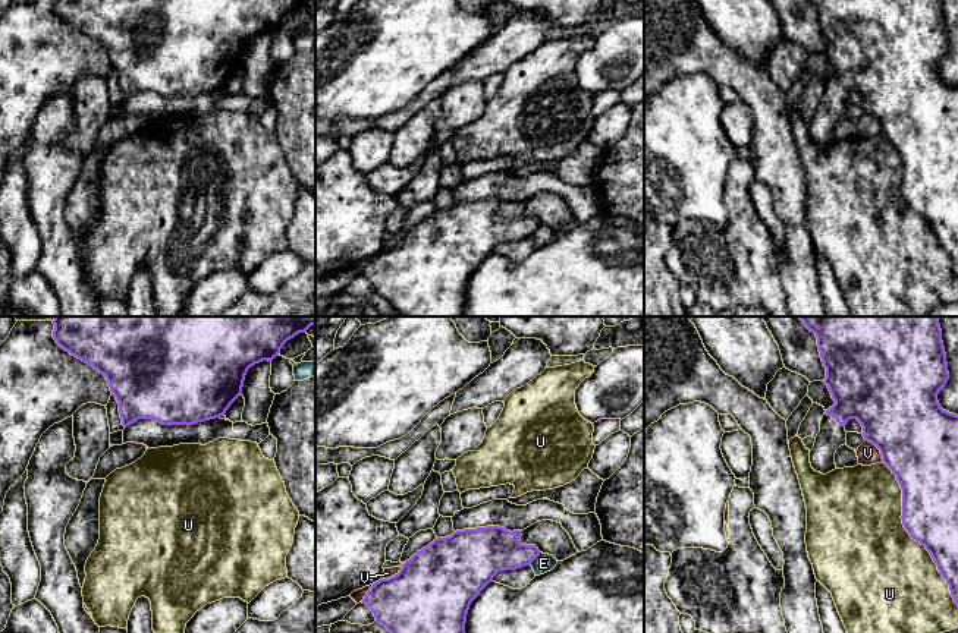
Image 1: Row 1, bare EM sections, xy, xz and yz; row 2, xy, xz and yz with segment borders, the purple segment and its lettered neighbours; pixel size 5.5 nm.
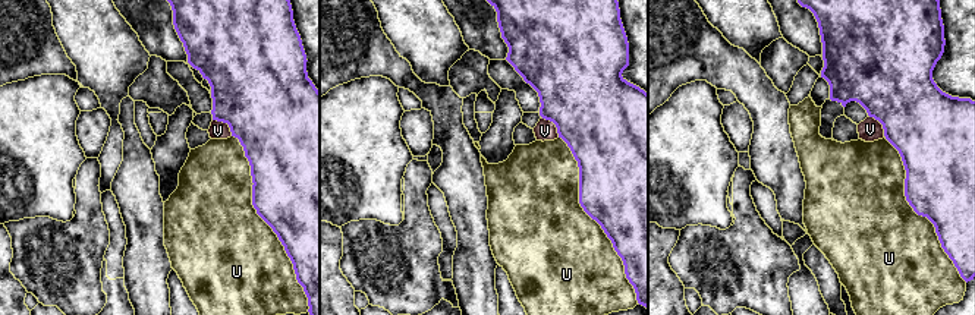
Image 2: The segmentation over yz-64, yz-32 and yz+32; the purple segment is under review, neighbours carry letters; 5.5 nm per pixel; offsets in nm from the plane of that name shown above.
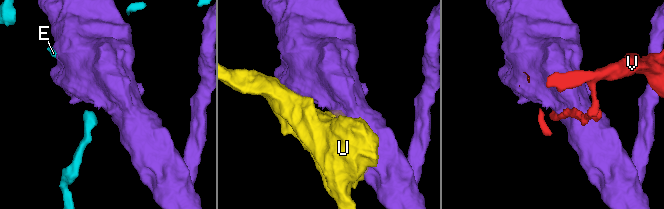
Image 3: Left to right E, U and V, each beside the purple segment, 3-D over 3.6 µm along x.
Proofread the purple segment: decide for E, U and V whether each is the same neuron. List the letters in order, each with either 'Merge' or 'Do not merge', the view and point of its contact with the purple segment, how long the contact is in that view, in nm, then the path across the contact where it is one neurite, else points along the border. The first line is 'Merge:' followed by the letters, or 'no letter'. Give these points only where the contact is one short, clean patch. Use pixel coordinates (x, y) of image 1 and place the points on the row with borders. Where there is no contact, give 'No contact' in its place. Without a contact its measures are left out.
Merge: no letter
E: Do not merge. Touches purple at xz (534, 559). Shared border 100 nm
U: Do not merge. Touches purple at yz (910, 535). Shared border 900 nm
V: Do not merge. Touches purple at xz (395, 575). Shared border 160 nm

